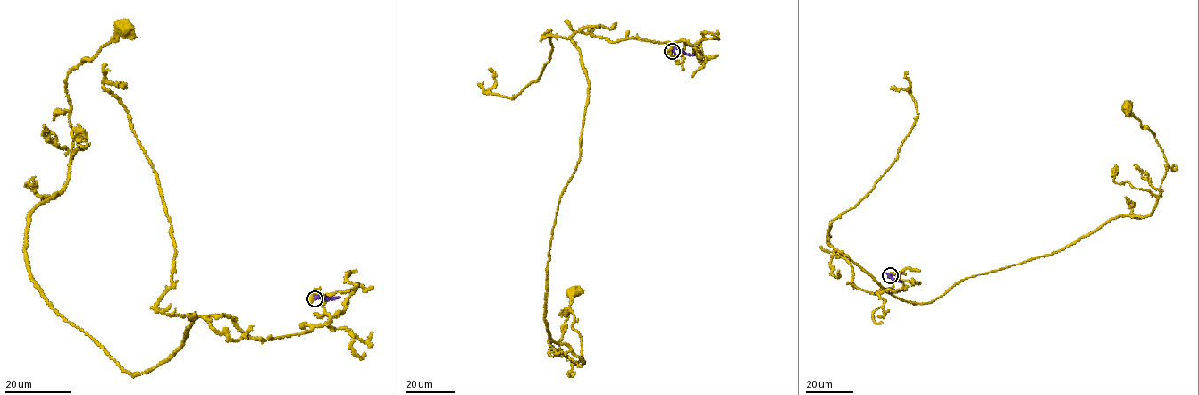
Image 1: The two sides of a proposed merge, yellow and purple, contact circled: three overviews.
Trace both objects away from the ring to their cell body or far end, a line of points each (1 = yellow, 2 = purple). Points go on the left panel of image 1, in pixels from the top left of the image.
1: (314, 298), (328, 323), (264, 339), (188, 315), (131, 373), (35, 285), (67, 73), (123, 26)
2: (315, 298), (339, 298)

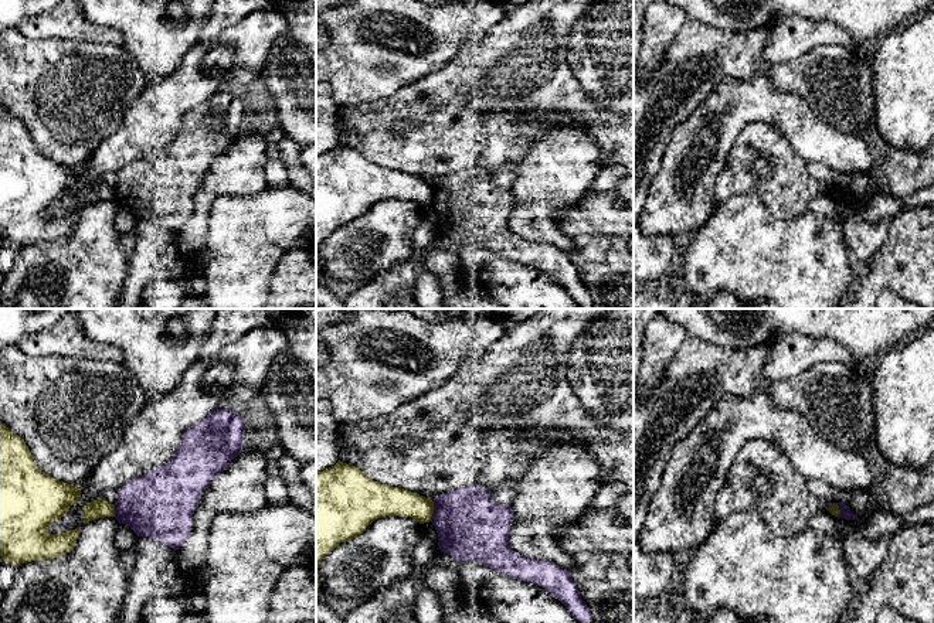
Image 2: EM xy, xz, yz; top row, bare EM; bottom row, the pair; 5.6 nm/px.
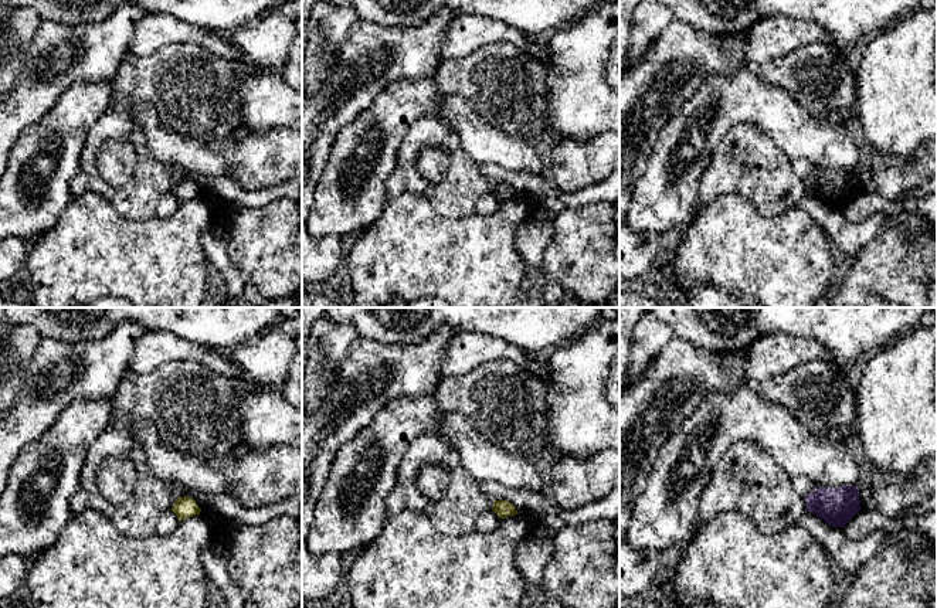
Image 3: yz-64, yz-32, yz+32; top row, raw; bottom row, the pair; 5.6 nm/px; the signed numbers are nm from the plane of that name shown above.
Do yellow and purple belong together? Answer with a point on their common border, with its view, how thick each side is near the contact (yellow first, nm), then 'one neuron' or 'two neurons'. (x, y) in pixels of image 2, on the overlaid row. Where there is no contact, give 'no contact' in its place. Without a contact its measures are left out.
xz (432, 511) | 160/400 nm | two neurons

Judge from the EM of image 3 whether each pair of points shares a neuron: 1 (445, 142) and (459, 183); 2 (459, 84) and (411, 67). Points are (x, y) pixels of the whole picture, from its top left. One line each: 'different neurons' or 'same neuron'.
1: same neuron
2: different neurons

